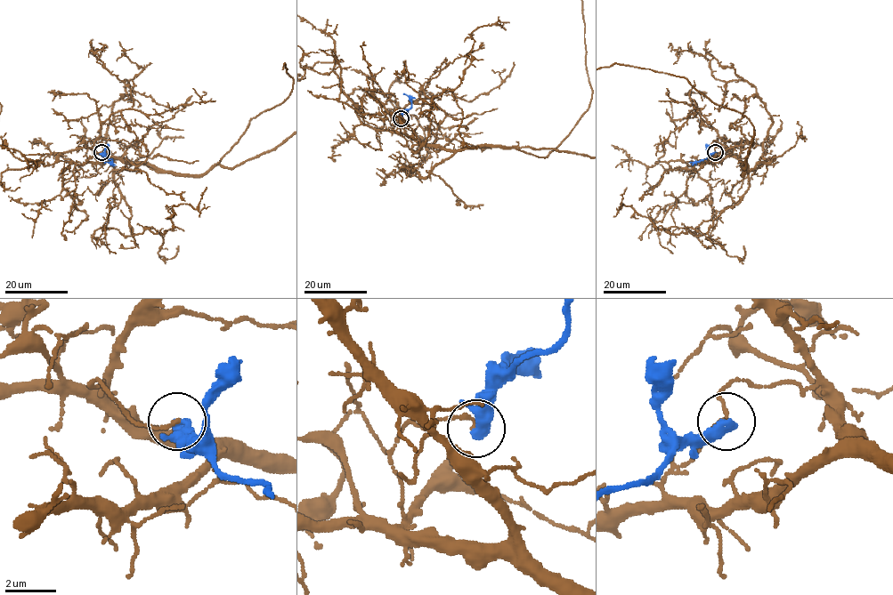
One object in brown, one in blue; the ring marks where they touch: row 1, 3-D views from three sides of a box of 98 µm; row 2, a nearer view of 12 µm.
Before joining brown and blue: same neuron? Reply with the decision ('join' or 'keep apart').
keep apart

